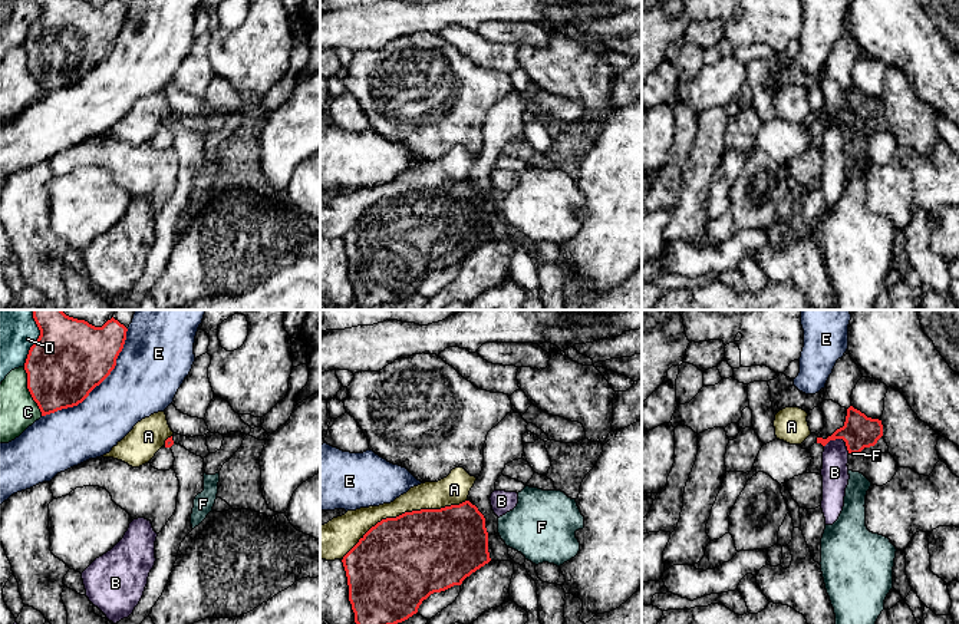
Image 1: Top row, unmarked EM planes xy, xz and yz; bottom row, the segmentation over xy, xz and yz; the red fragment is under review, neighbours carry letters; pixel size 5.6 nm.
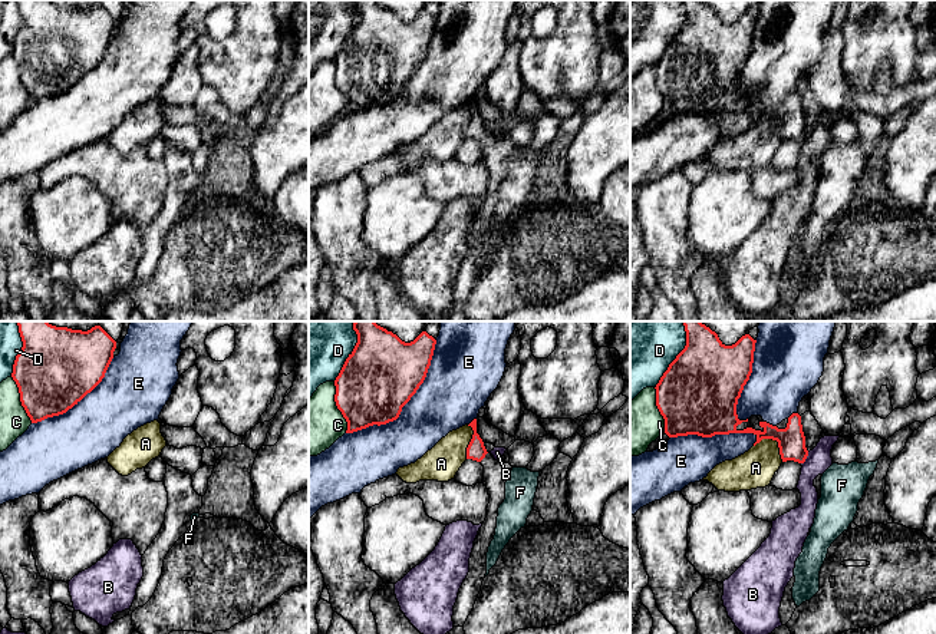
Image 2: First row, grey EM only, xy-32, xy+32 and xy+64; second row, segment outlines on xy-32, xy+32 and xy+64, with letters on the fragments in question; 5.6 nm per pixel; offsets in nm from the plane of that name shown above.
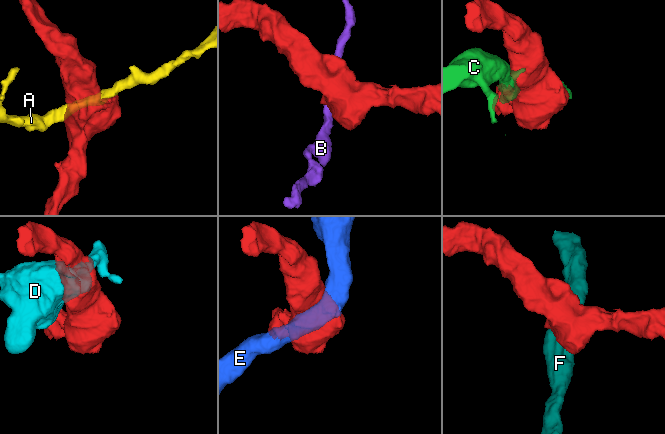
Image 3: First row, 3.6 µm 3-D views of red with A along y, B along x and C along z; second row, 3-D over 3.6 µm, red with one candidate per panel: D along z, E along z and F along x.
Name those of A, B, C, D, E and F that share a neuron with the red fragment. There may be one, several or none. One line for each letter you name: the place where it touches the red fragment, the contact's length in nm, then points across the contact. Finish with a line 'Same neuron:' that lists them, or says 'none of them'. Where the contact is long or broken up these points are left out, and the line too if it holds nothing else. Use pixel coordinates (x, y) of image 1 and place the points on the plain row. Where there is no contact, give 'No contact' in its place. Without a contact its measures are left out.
Same neuron: none of them

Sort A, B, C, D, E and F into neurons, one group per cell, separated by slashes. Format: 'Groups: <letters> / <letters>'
Groups: A / B / C / D / E / F

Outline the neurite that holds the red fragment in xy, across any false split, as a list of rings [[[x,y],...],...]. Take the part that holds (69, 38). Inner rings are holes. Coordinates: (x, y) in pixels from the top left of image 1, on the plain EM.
[[[36,0],[40,14],[30,26],[24,49],[27,67],[42,95],[82,82],[115,47],[128,7],[119,0],[95,6],[88,0]]]

